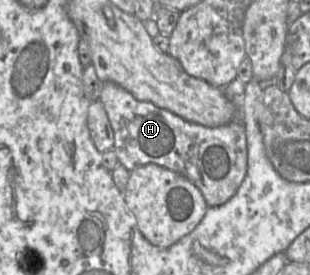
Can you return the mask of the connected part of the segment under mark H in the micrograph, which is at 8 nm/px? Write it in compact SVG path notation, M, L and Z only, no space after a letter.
M102 82L99 100L114 132L113 150L119 163L130 172L149 163L175 171L201 191L208 207L227 202L242 183L247 171L247 146L238 109L236 117L229 123L206 127L186 121L149 101L139 101L113 82Z

